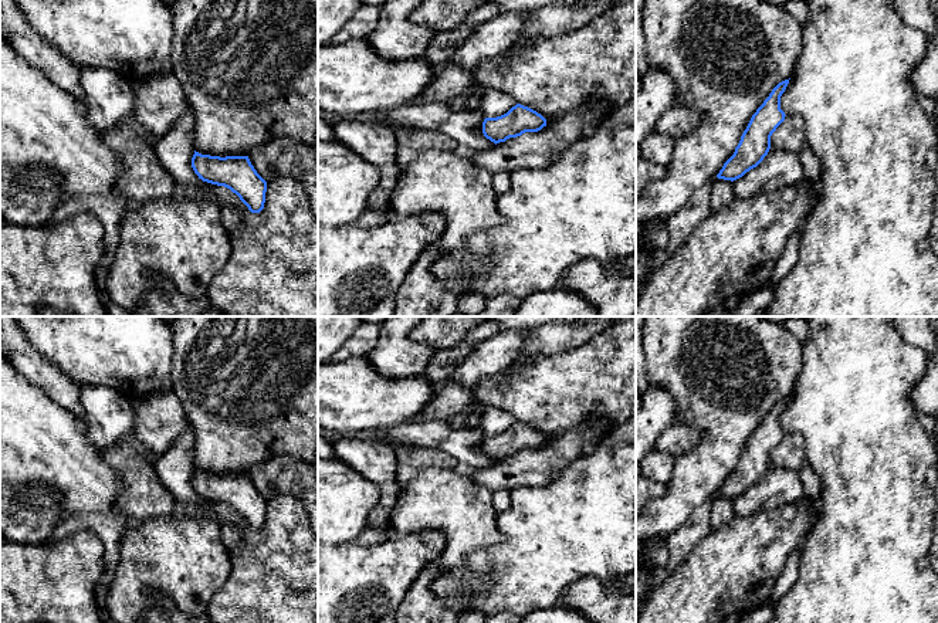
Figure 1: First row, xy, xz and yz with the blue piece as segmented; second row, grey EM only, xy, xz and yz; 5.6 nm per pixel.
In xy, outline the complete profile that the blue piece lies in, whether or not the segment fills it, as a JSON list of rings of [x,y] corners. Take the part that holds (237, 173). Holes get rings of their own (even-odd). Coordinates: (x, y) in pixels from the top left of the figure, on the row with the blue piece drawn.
[[[194,150],[192,167],[203,182],[224,186],[236,193],[251,213],[264,209],[267,182],[257,173],[248,156],[210,156]]]

